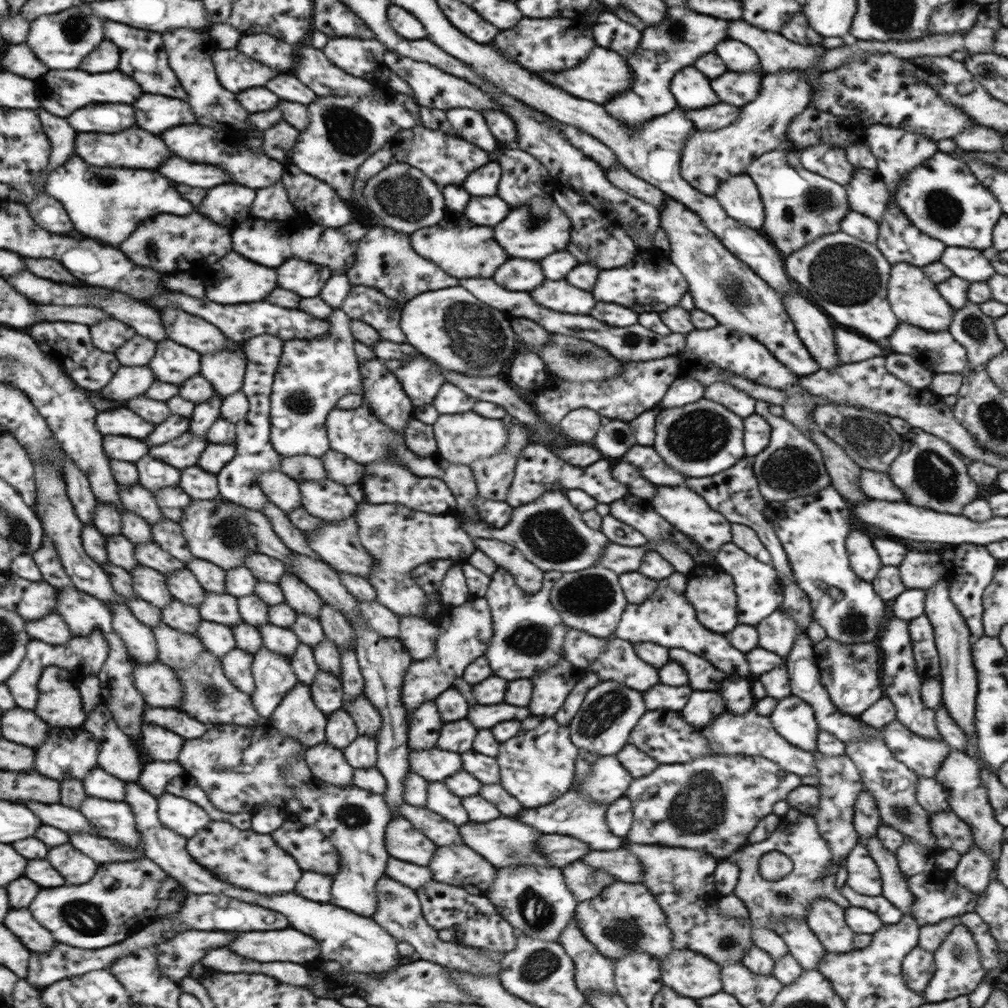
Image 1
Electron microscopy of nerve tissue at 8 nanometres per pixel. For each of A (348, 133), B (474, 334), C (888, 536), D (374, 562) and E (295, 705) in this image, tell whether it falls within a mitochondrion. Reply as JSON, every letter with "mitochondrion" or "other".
{"A":"mitochondrion","B":"mitochondrion","C":"other","D":"other","E":"mitochondrion"}

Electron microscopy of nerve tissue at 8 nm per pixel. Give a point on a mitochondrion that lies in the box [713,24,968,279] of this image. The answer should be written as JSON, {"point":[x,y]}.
{"point":[941,208]}

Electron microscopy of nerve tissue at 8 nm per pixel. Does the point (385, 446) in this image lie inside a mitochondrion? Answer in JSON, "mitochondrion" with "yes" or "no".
{"mitochondrion":"yes"}

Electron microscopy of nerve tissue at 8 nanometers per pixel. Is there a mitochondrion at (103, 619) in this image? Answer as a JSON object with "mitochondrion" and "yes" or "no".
{"mitochondrion":"no"}

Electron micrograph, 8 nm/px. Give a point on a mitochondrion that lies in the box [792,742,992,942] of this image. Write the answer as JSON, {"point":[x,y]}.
{"point":[901,811]}

